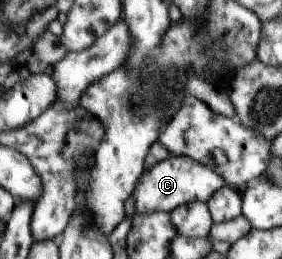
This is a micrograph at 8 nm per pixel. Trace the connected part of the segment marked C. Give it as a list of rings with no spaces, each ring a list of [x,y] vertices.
[[[171,157],[155,163],[151,169],[143,169],[139,179],[131,191],[135,213],[145,215],[153,211],[170,212],[178,205],[187,205],[191,202],[206,203],[206,201],[221,187],[225,181],[208,167],[189,159],[189,157]]]

